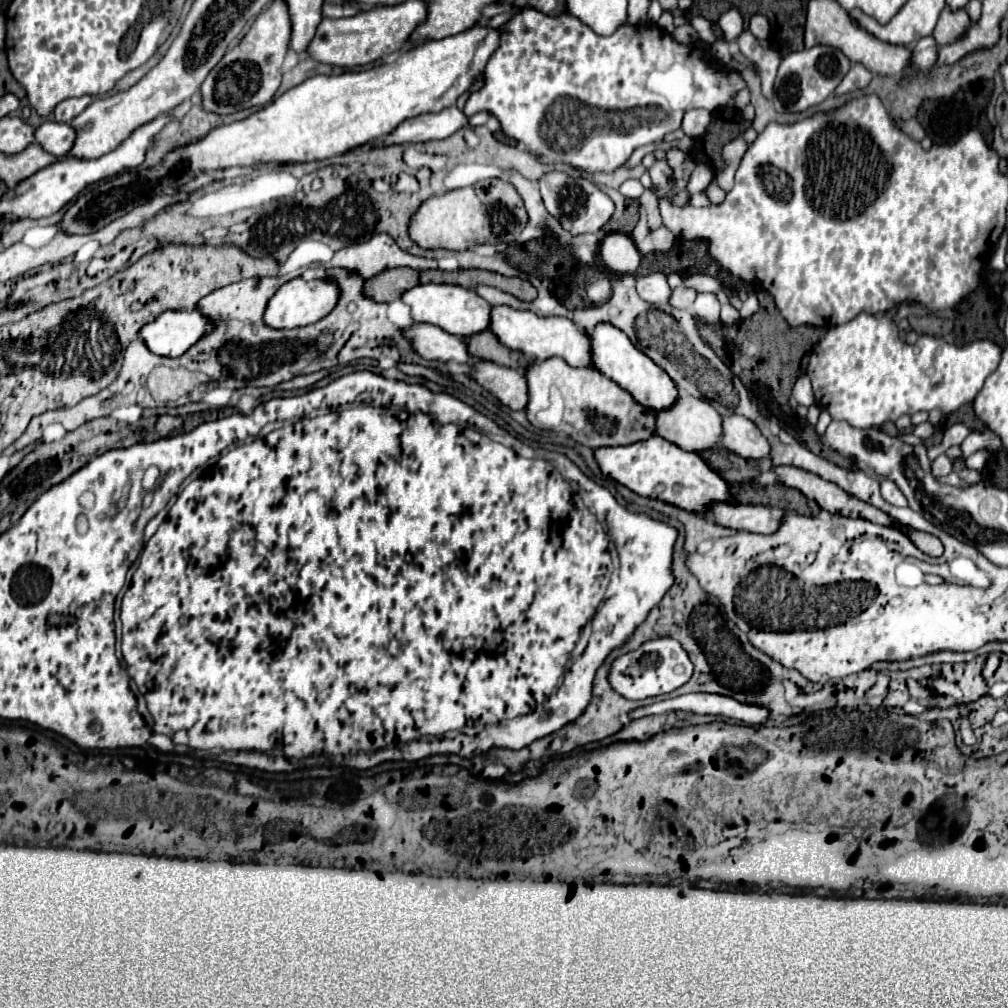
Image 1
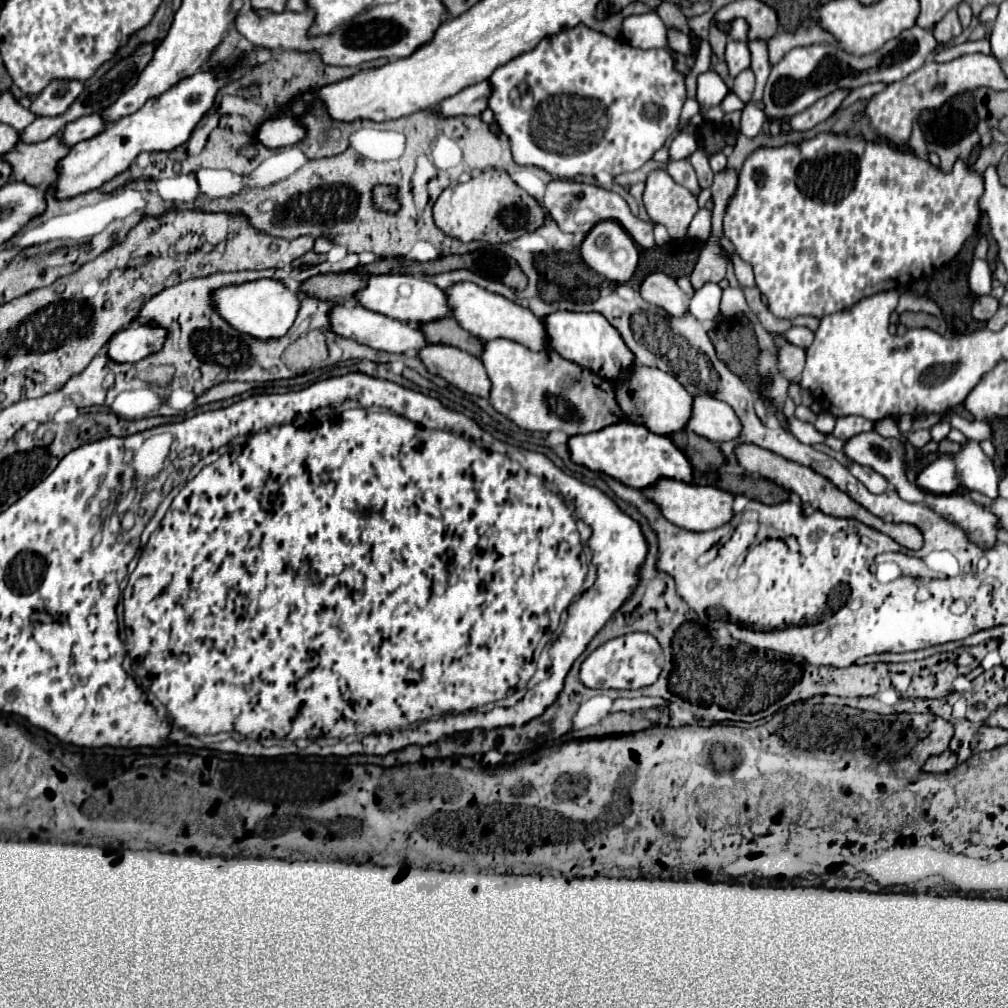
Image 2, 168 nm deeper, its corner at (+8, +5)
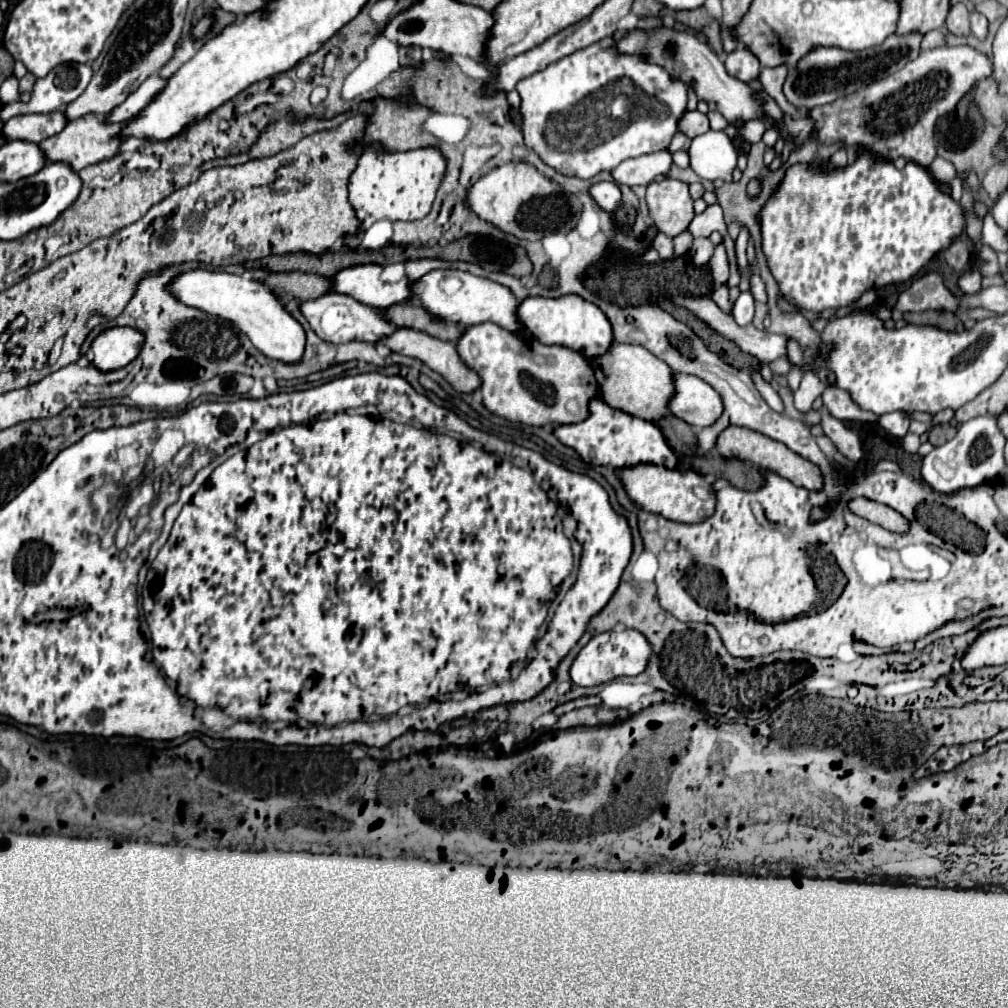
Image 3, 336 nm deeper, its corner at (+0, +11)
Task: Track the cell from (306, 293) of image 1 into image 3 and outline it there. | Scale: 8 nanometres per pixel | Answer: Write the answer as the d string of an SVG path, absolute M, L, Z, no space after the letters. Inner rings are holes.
M196 269L180 275L168 287L182 303L198 307L210 315L232 321L240 331L248 335L252 345L270 359L284 363L298 363L304 353L306 335L302 325L286 311L278 295L258 279L246 279L242 275L230 275L222 271L204 271Z

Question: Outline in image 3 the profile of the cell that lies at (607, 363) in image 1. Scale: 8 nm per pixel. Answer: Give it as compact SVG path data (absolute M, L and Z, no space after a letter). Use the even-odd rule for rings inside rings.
M578 295L558 299L528 297L520 303L520 321L524 323L526 331L544 345L562 345L584 355L586 359L602 357L614 345L614 331L608 317L600 311L600 307L580 299Z

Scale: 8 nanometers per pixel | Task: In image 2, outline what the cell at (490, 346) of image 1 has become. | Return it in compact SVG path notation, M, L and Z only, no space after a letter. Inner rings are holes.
M442 317L424 325L418 325L418 329L424 333L428 343L442 343L450 347L458 347L470 355L478 355L482 351L482 341L478 337L472 337L468 331L464 331L454 317Z

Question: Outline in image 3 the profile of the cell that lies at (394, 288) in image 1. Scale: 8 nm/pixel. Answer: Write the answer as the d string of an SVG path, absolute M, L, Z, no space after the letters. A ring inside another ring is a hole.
M290 271L290 273L272 273L270 279L264 279L266 285L272 289L282 289L284 293L298 297L300 301L318 299L332 289L332 279L302 271Z

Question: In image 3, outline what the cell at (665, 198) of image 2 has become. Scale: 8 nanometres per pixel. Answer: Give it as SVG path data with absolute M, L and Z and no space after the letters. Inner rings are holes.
M662 179L648 185L646 203L654 225L668 237L688 229L694 217L694 199L688 193L688 183L678 179Z

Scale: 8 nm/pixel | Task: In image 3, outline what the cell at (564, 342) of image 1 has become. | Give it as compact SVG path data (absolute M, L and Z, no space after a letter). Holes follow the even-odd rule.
M450 269L432 271L426 277L414 281L412 291L414 291L412 301L420 303L424 309L434 313L436 317L458 323L462 327L472 327L472 325L492 321L512 333L524 331L524 325L518 317L520 301L516 299L516 295L500 283L494 283L484 277L476 277L468 271L450 271Z

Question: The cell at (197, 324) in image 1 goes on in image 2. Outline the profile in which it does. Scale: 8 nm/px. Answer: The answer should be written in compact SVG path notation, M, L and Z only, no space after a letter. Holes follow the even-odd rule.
M132 323L130 327L116 333L110 341L110 349L106 349L106 355L114 363L136 363L144 359L146 355L158 351L164 343L164 329L158 329L154 325L142 325Z

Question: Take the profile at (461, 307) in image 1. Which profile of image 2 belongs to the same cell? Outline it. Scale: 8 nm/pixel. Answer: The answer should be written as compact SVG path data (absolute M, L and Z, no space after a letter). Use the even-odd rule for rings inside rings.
M368 275L364 289L356 291L356 303L368 311L382 313L386 317L404 321L404 323L428 323L444 317L448 313L446 293L430 283L426 277L414 275Z

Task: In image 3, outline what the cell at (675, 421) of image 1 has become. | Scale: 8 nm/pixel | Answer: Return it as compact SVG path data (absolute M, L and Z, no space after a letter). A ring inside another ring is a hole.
M614 343L608 349L608 355L602 355L600 359L592 361L592 367L596 371L598 383L604 387L602 399L614 407L620 409L628 415L640 417L644 421L660 421L664 419L670 409L670 399L676 393L674 387L674 373L672 369L656 359L648 349L636 347L636 345L624 345L624 343Z

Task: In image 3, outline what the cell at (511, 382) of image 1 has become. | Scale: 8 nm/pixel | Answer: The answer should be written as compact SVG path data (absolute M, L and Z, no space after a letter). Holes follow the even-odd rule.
M398 329L394 335L390 335L388 339L382 339L378 345L386 345L390 347L394 353L400 353L400 355L408 355L408 357L414 357L414 359L420 359L422 363L426 363L432 371L438 371L456 391L460 393L472 393L476 389L480 389L482 381L478 377L478 373L474 369L470 369L458 355L456 351L456 345L448 343L448 341L442 341L442 339L436 339L432 335L424 335L420 331L412 331L412 329Z

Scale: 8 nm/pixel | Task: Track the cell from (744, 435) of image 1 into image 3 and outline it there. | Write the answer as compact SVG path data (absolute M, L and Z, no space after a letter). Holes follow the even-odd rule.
M674 375L674 379L676 395L672 397L670 411L696 429L714 425L724 411L720 393L694 375Z

